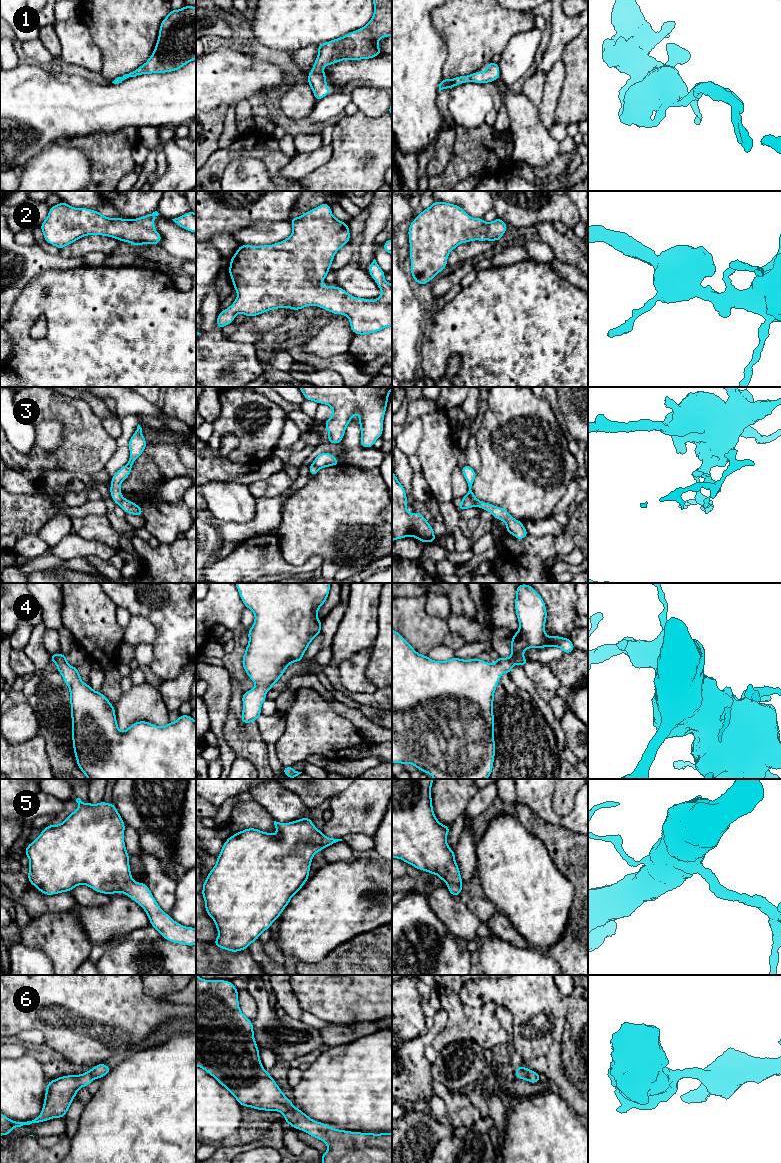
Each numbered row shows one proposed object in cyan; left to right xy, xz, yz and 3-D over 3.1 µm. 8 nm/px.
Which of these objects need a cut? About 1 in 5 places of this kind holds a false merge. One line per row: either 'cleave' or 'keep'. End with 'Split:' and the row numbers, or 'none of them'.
1: keep
2: keep
3: cleave
4: keep
5: keep
6: keep
Split: 3

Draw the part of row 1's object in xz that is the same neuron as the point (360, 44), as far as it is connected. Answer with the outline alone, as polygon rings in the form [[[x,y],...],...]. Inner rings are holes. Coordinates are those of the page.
[[[373,0],[373,5],[373,17],[364,27],[352,31],[343,37],[317,45],[318,56],[312,71],[307,74],[308,84],[313,91],[316,102],[330,94],[330,89],[326,82],[326,74],[323,71],[324,66],[329,66],[343,60],[371,59],[383,53],[379,48],[378,41],[384,37],[392,36],[392,0]]]

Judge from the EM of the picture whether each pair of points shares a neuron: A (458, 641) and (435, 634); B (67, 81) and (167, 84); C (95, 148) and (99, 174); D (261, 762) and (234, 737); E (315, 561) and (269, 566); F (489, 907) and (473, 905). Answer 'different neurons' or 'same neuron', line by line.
A: different neurons
B: same neuron
C: same neuron
D: same neuron
E: same neuron
F: same neuron

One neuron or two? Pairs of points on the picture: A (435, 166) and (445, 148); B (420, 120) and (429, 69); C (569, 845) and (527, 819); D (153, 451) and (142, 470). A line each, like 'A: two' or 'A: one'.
A: one
B: one
C: one
D: two

